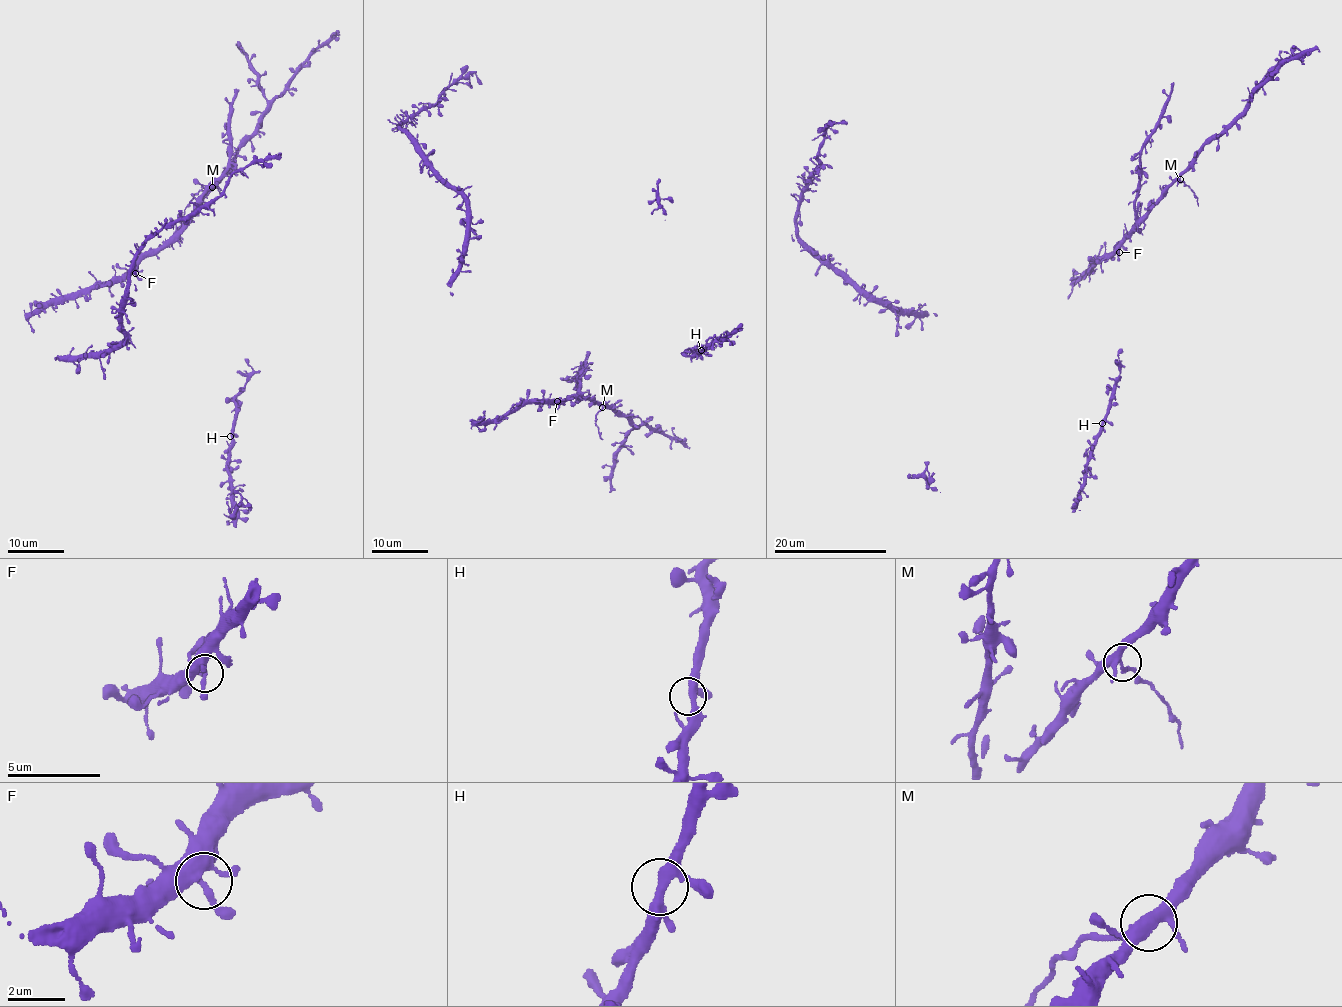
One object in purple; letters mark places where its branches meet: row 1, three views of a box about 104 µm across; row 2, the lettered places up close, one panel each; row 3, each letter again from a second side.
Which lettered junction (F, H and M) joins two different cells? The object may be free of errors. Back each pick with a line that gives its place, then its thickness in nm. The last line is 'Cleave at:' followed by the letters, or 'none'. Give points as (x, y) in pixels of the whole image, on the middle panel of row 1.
M: place (602, 407); calibre 320 nm
Cleave at: M

